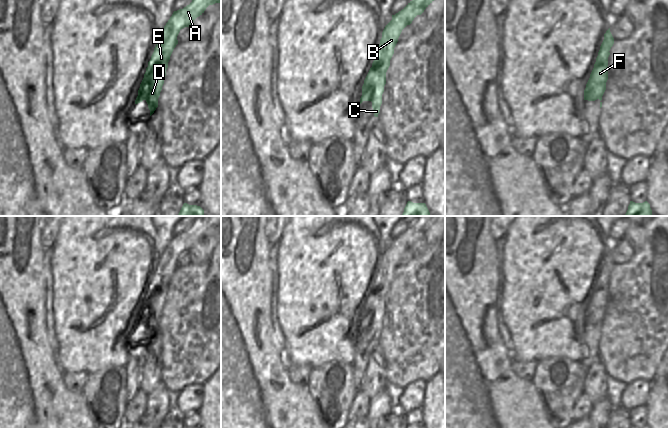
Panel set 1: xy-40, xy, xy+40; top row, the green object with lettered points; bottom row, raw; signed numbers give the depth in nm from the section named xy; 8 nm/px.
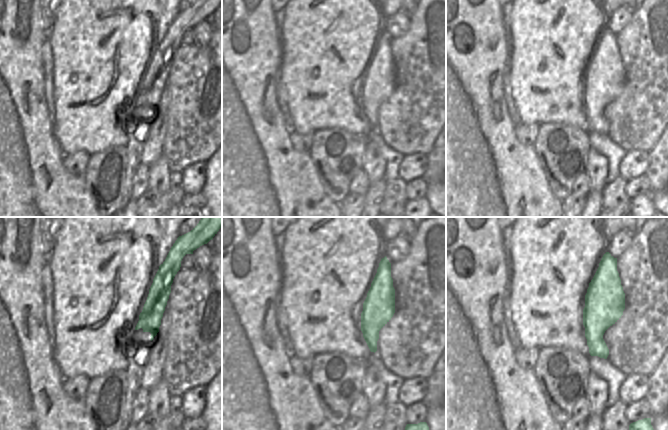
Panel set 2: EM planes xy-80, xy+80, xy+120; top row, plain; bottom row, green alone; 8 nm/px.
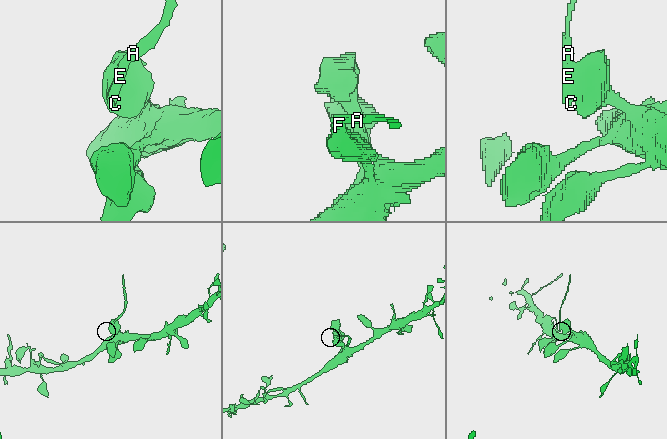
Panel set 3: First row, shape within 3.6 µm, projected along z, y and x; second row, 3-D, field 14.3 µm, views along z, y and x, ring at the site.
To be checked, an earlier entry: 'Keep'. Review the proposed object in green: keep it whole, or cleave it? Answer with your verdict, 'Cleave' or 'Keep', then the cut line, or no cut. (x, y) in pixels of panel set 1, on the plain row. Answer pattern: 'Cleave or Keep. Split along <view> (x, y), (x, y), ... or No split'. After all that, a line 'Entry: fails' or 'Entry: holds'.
Cleave. Split along xy (372, 290), (370, 310), (373, 314), (373, 319), (369, 324).
Entry: fails

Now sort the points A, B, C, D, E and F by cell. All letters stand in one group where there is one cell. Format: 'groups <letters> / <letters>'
groups A B C D E / F

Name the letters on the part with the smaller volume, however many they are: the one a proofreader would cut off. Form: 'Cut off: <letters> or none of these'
Cut off: A, B, C, D, E

